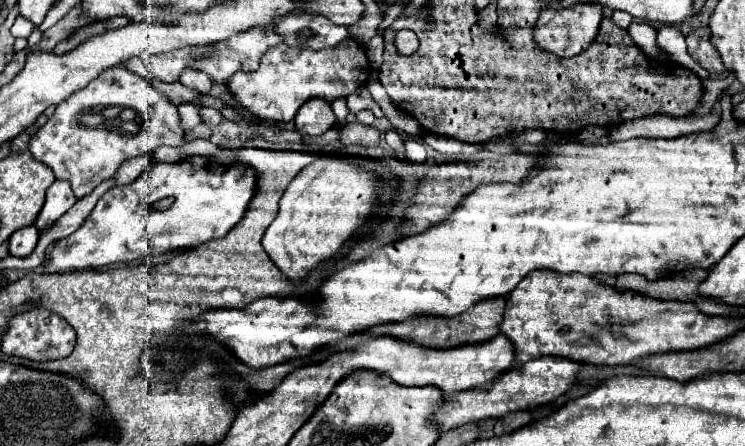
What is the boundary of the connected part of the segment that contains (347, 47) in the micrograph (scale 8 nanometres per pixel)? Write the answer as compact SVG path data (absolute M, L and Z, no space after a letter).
M346 39L332 49L300 49L280 43L264 53L258 71L238 71L228 79L236 103L264 121L290 121L296 111L314 97L332 103L338 97L348 97L368 81L370 61L364 47L356 39Z

